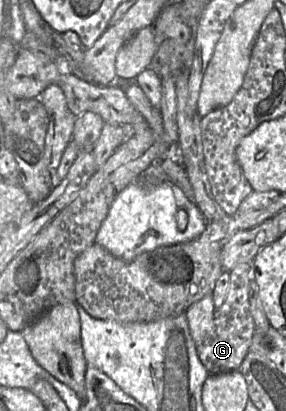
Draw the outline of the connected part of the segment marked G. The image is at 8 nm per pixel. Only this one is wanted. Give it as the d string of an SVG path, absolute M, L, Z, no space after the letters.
M239 263L230 270L229 274L230 282L225 301L214 311L209 332L202 342L196 345L198 357L209 374L238 370L249 351L255 330L249 304L249 282L253 278L253 264Z

